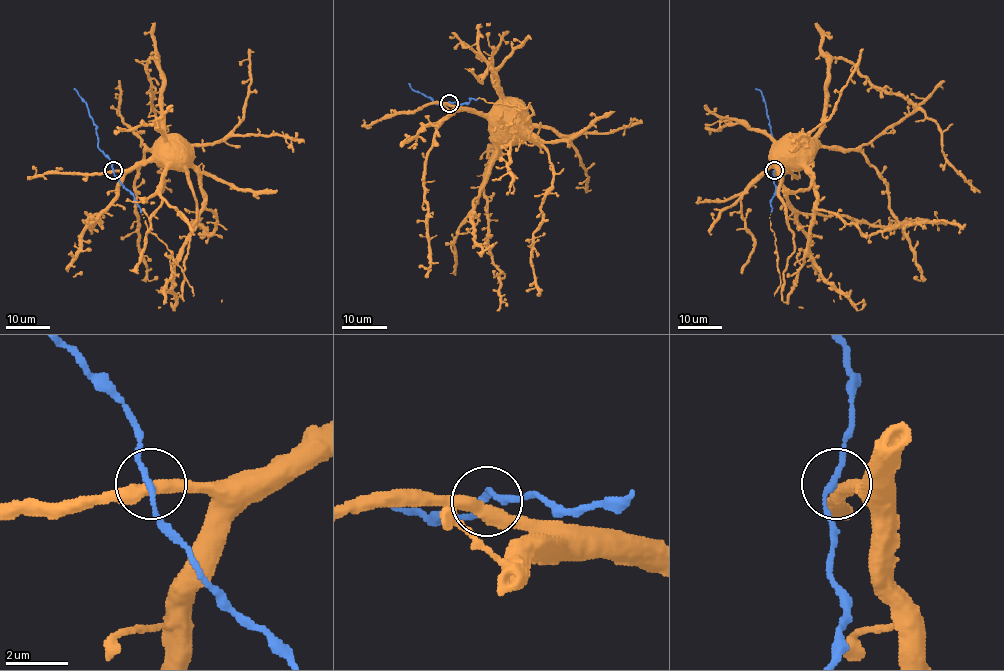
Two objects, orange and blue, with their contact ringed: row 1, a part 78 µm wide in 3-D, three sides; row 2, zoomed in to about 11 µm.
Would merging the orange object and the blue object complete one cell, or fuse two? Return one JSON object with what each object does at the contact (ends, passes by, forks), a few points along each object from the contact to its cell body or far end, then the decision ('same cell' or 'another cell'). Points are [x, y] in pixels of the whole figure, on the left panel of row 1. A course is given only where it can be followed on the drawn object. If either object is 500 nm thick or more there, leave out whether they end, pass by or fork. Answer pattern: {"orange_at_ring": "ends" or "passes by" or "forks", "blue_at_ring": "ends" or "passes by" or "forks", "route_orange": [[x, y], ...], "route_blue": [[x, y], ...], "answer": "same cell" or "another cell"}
{"orange_at_ring": "passes by", "blue_at_ring": "passes by", "route_orange": [[113, 170], [131, 170], [144, 165], [158, 152]], "route_blue": [[113, 170], [111, 160], [98, 147], [95, 126], [86, 102], [74, 89]], "answer": "same cell"}

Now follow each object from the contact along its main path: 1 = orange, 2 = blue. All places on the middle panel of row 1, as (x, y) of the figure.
1: (448, 103), (480, 112), (492, 126), (494, 124)
2: (448, 103), (436, 104), (409, 83)

